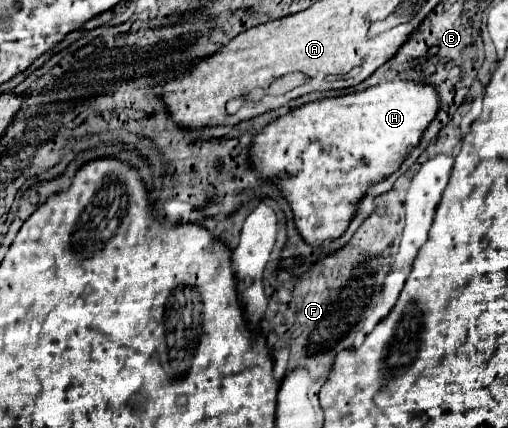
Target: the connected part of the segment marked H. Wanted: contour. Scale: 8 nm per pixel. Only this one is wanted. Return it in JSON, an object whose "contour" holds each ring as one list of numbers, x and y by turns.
{"contour":[[386,81,366,91,306,103,270,121,252,139,248,159,256,173,264,181,274,183,282,197,290,203,294,223,302,239,312,247,320,247,322,243,344,235,352,217,356,215,356,205,364,199,366,191,398,171,410,151,418,147,438,109,440,97,434,85,426,85,422,81]]}

